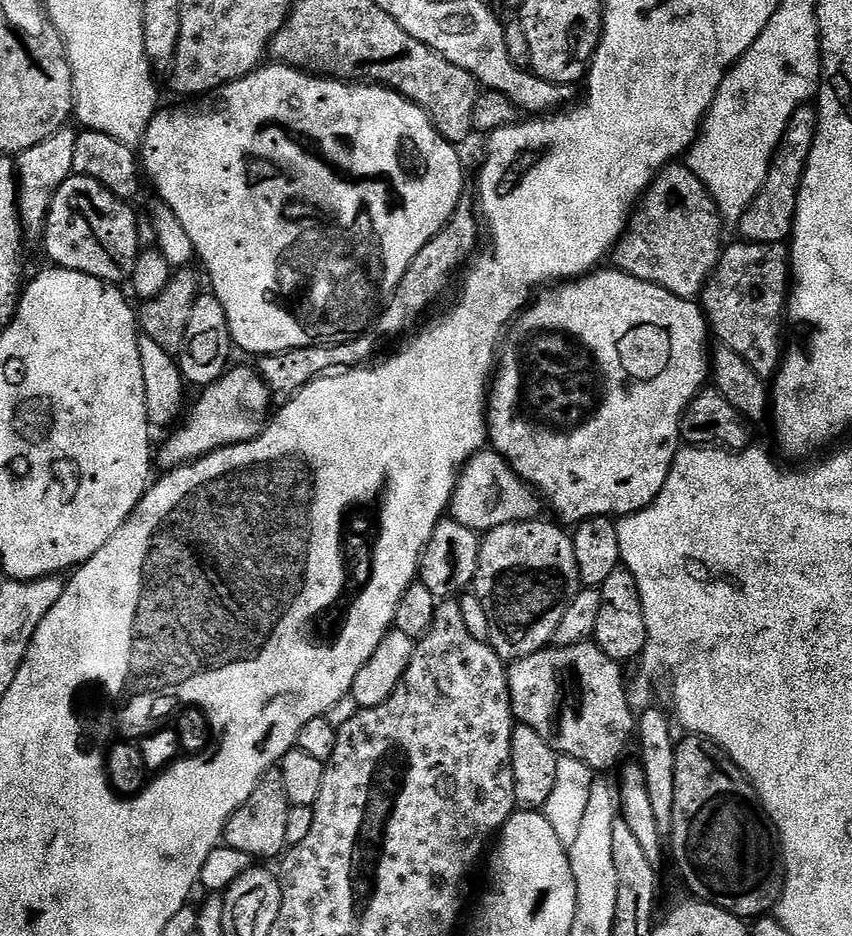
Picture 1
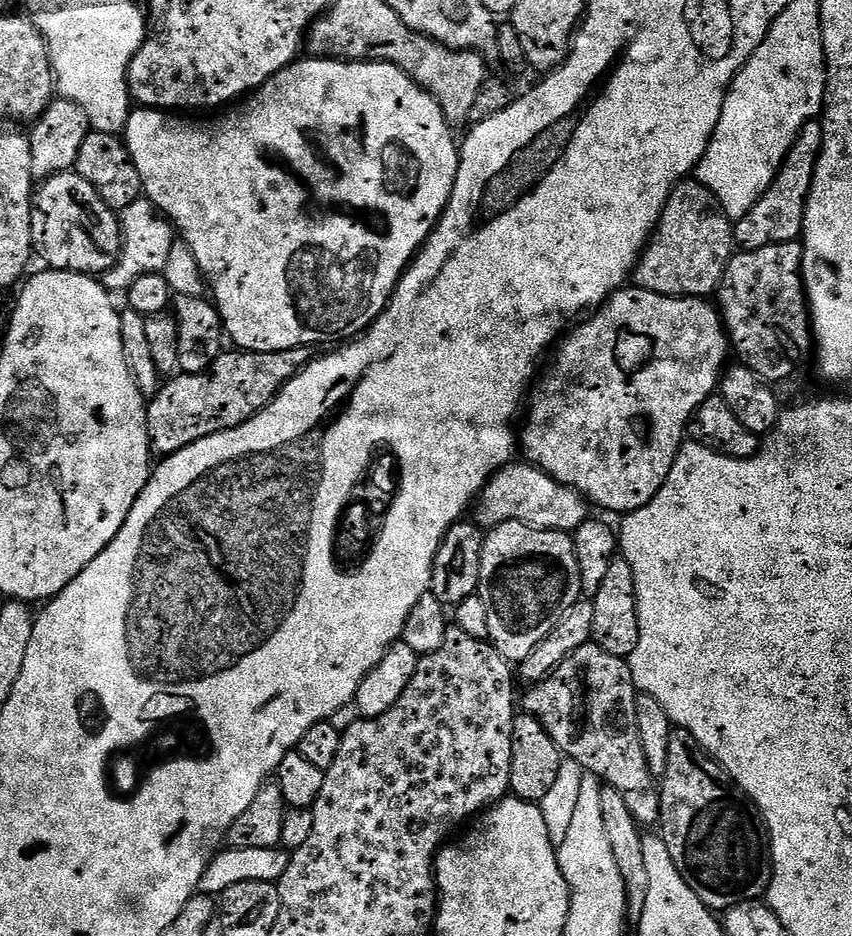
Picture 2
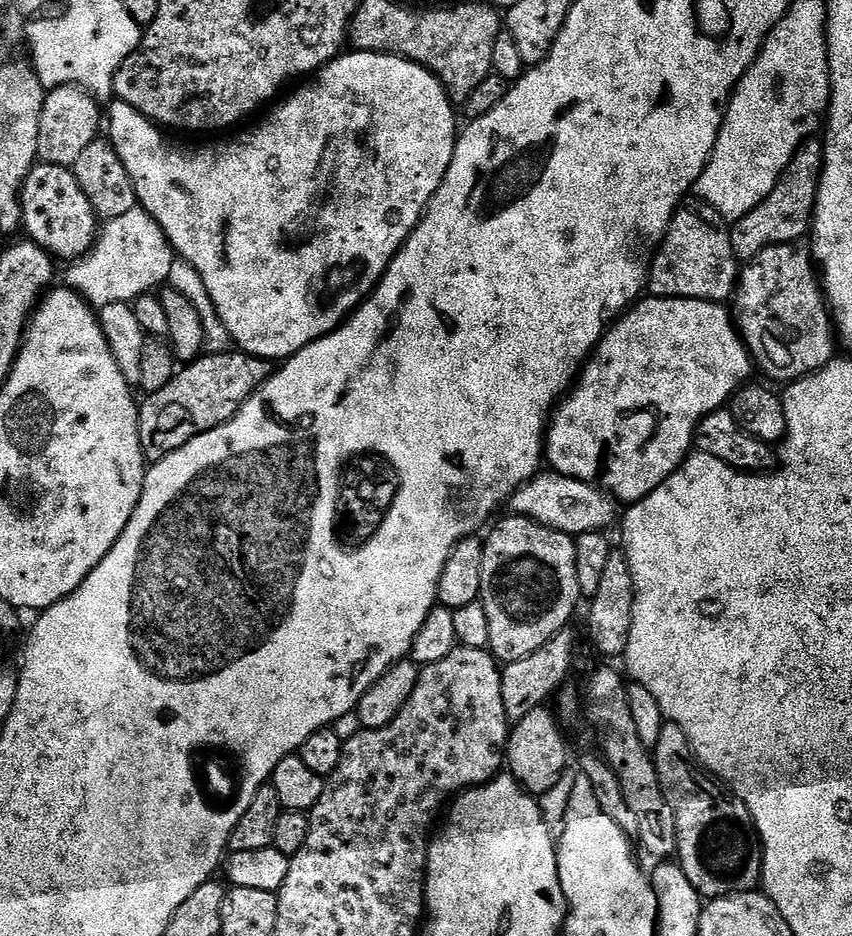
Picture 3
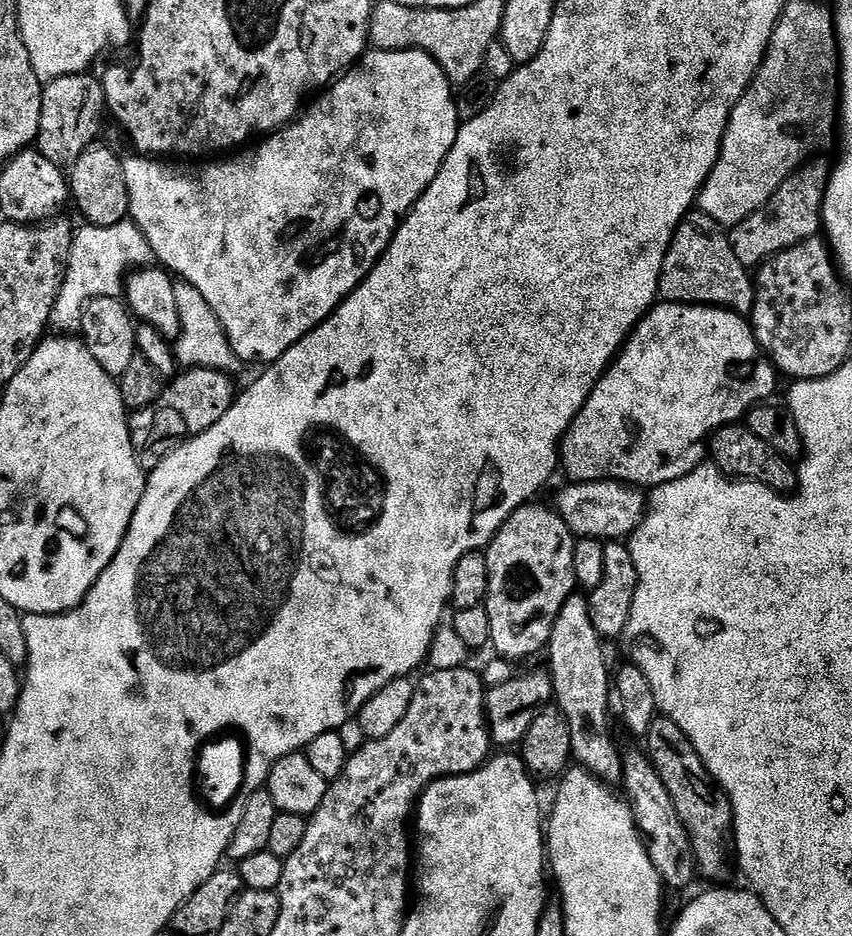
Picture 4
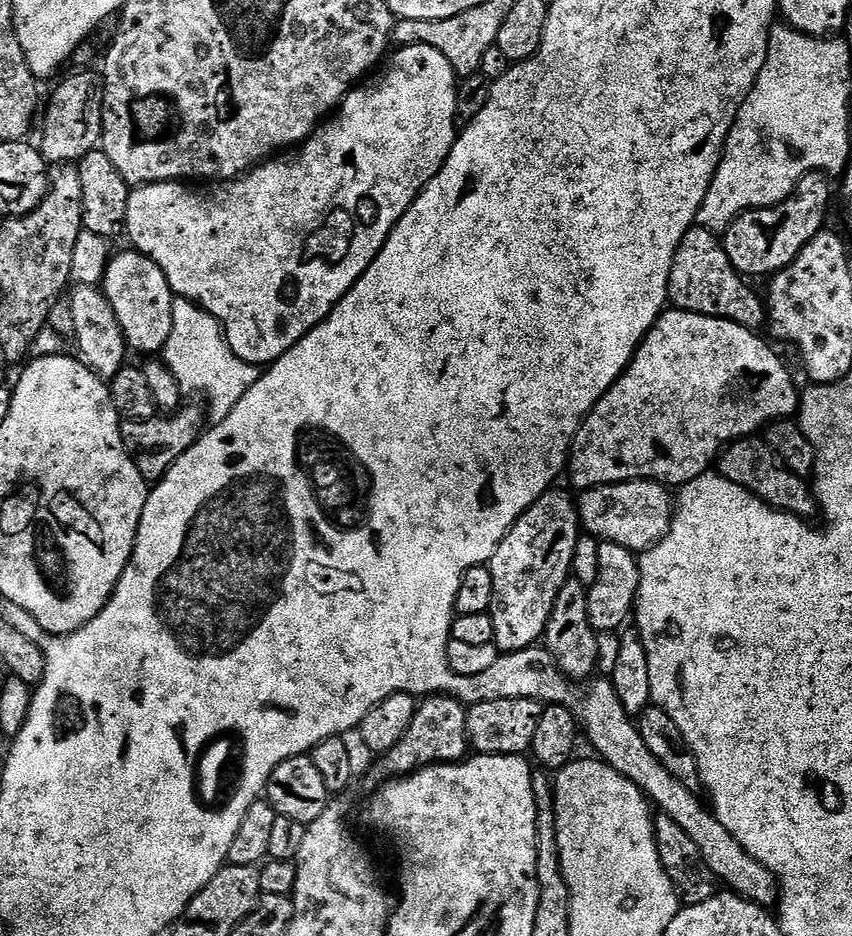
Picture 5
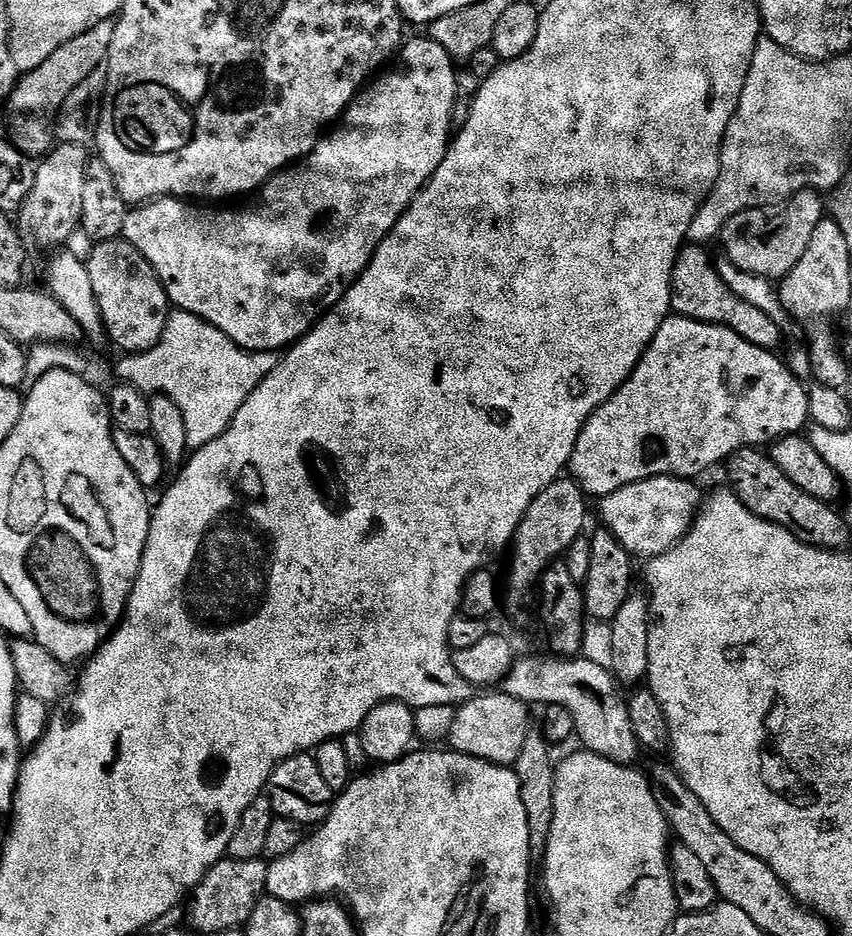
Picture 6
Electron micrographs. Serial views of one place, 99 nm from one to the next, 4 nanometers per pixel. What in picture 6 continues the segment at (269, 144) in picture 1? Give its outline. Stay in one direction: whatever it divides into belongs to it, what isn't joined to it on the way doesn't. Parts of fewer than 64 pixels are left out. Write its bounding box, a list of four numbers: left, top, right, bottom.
[123,38,457,353]

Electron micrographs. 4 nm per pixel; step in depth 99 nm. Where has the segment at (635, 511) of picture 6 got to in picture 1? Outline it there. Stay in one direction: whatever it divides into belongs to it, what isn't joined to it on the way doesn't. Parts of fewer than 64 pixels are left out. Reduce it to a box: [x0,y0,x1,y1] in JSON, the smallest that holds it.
[450,450,542,534]

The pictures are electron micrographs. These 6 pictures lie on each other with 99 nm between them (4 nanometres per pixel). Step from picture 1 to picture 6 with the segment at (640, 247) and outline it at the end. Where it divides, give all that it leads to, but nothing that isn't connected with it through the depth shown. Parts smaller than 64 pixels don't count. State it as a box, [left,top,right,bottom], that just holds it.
[672,246,780,349]

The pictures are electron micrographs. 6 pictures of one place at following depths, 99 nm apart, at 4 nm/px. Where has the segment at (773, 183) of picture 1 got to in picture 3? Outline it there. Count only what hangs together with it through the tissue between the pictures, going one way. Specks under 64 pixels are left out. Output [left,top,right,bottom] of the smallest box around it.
[731,138,824,261]

